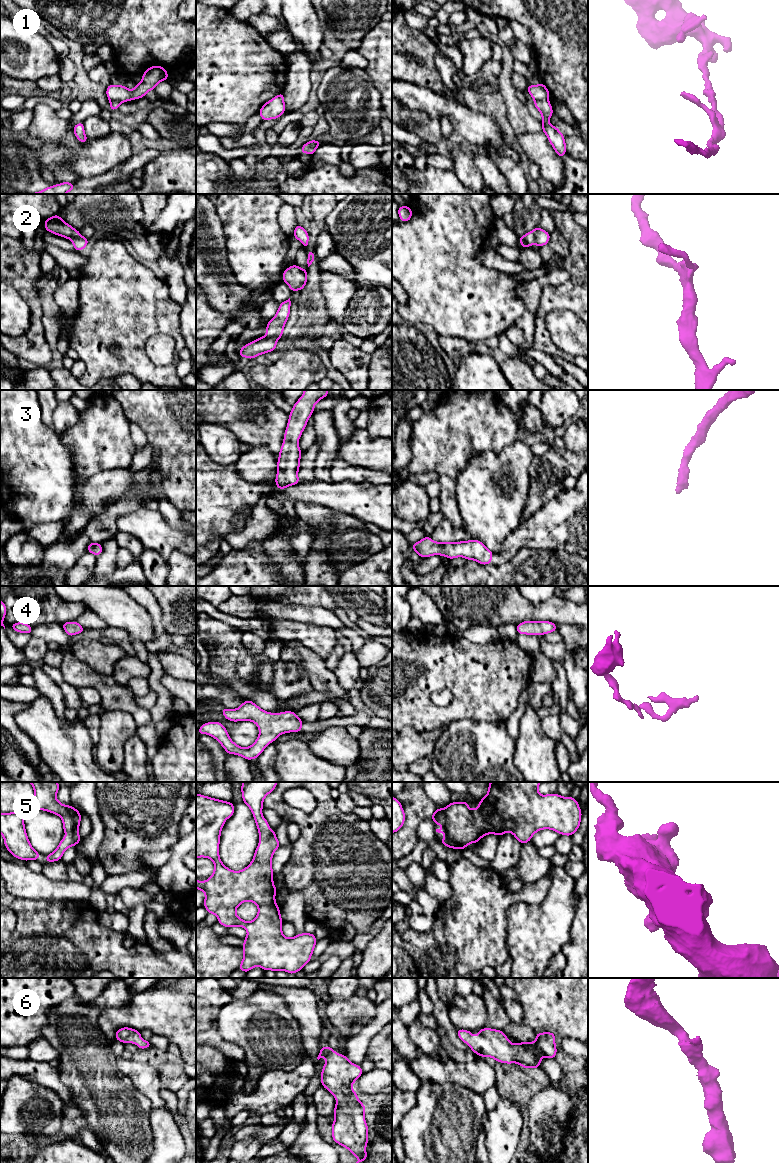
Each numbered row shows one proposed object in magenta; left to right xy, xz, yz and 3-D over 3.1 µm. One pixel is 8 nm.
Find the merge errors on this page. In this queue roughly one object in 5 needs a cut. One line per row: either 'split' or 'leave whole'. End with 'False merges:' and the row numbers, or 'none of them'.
1: split
2: leave whole
3: leave whole
4: leave whole
5: leave whole
6: leave whole
False merges: 1

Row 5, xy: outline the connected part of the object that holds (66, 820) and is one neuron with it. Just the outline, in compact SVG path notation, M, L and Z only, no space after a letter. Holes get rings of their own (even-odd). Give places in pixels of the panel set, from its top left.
M28 782L34 787L34 799L27 810L0 813L0 833L3 835L6 849L15 858L24 861L39 860L38 853L30 844L24 825L24 817L28 810L44 810L61 817L66 834L58 847L49 855L46 862L59 861L63 853L71 846L76 846L79 837L81 813L71 805L61 804L57 798L60 785L57 782Z

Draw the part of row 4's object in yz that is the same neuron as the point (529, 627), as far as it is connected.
M524 621L516 625L517 633L527 635L545 635L557 631L556 624L550 621Z

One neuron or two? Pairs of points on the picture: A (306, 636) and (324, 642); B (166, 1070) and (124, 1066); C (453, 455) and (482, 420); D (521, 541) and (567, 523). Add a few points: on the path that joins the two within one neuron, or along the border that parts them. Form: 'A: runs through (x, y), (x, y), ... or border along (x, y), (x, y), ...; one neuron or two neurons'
A: runs through (310, 636), (320, 639); one neuron
B: border along (157, 1070), (162, 1087); two neurons
C: runs through (456, 446), (473, 429); one neuron
D: runs through (532, 534), (556, 526); one neuron

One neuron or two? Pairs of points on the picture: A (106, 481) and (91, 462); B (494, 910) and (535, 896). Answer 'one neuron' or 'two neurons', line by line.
A: two neurons
B: one neuron

